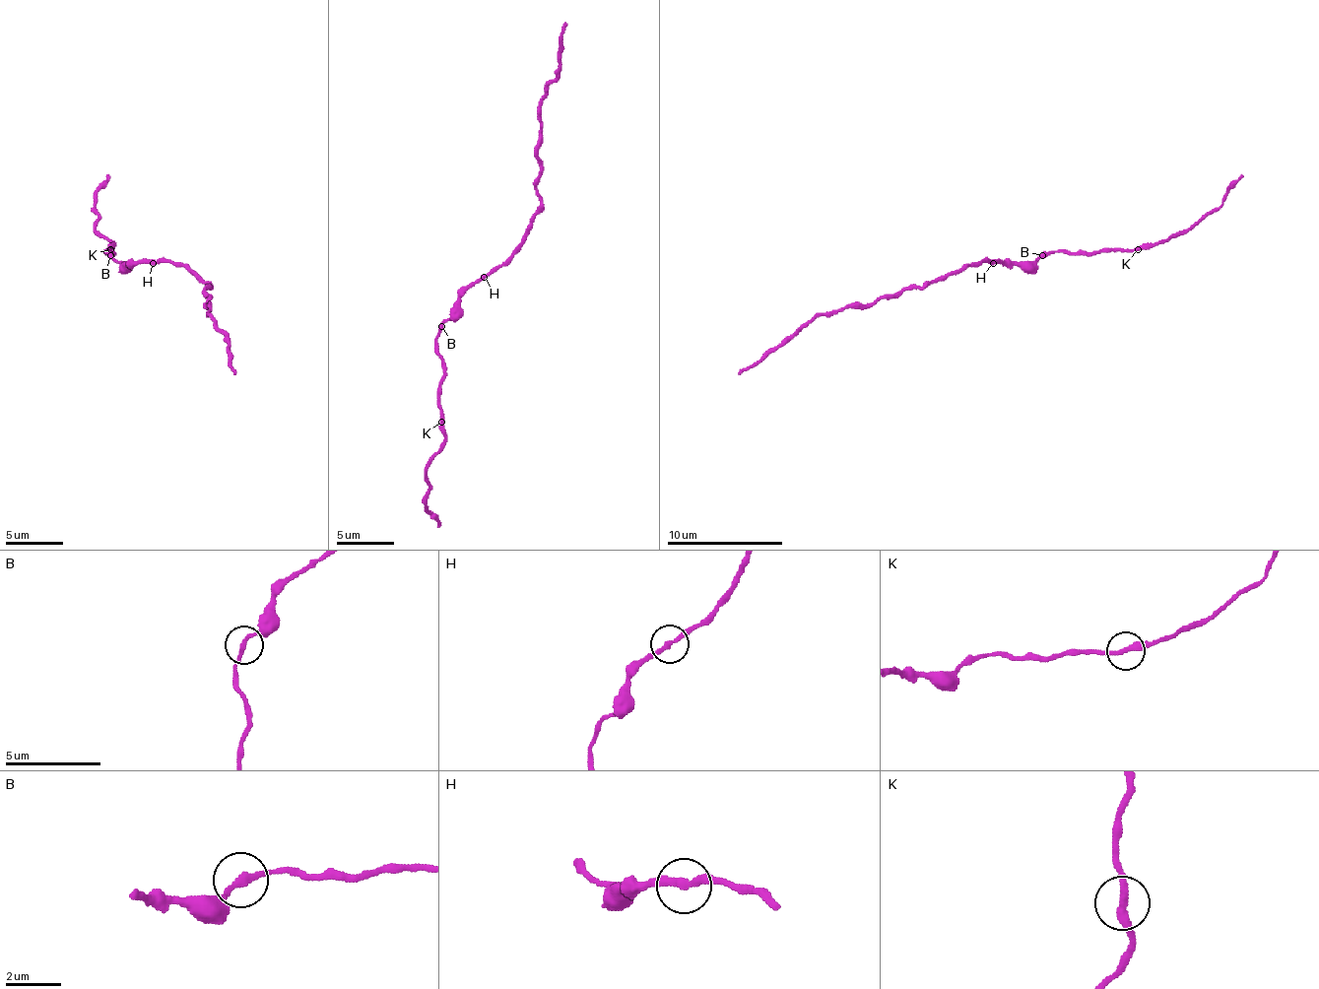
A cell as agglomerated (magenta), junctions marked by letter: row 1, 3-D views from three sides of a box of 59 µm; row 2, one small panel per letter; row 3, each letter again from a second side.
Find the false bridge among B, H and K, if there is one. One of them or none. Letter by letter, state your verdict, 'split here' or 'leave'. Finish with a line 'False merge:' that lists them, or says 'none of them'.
B: leave
H: leave
K: leave
False merge: none of them

